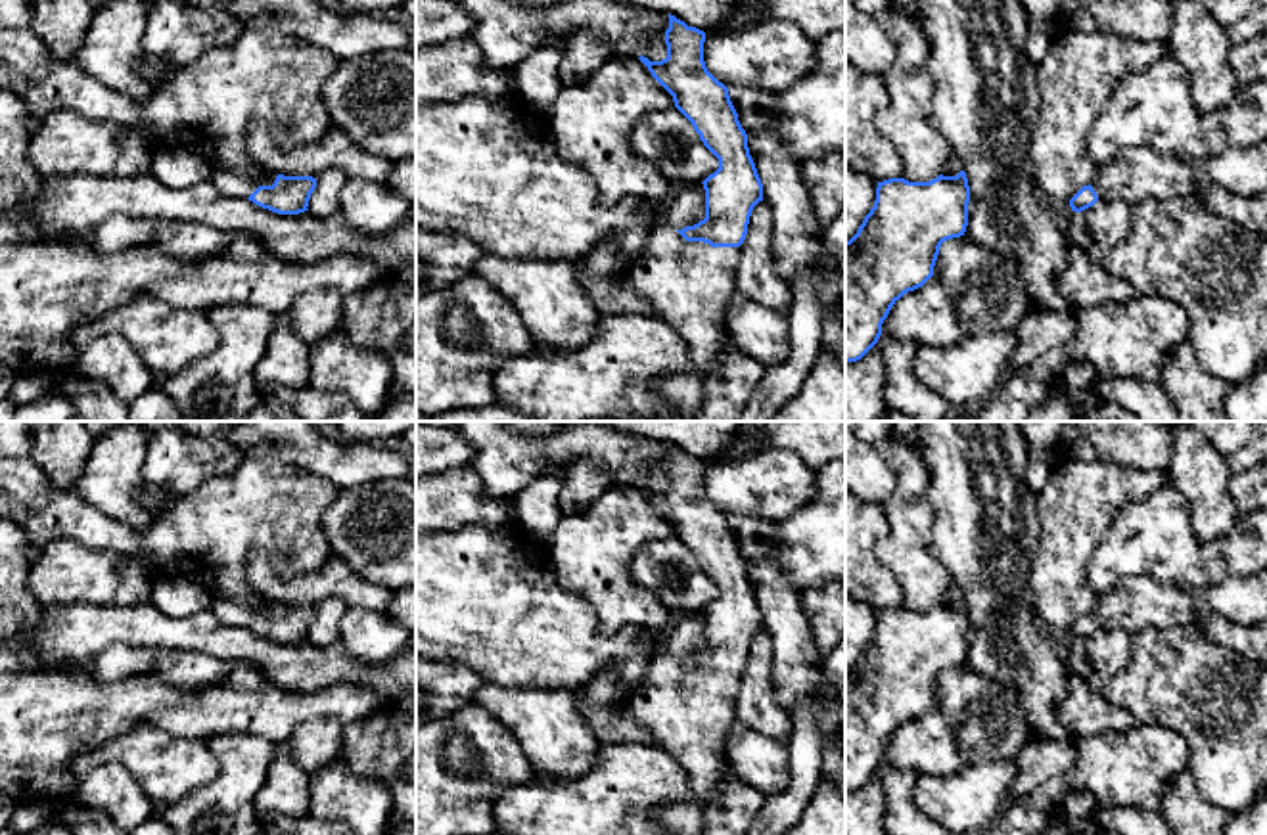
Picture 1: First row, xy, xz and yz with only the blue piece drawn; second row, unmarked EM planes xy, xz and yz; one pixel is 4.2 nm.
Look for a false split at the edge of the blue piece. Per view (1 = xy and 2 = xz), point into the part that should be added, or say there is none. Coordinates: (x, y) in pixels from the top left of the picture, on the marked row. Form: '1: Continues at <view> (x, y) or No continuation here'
1: Continues at xy (232, 184)
2: Continues at xz (689, 284)

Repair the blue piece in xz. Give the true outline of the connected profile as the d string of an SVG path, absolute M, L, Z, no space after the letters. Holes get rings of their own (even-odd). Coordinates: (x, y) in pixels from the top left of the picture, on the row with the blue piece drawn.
M669 13L667 57L661 61L638 57L673 96L675 107L692 123L703 146L719 159L719 169L702 182L705 218L682 230L665 224L652 228L644 253L625 276L656 316L679 331L690 360L686 372L661 375L654 381L654 391L661 400L654 421L696 421L707 377L728 341L726 305L736 293L740 245L746 239L753 207L763 201L763 184L749 155L748 134L738 121L728 88L705 67L703 42L703 31L688 27Z

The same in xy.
M215 169L211 182L228 197L249 199L278 214L309 211L309 199L316 188L316 178L312 176L268 174L257 180L228 169Z

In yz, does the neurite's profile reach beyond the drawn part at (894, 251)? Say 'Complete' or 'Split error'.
Complete

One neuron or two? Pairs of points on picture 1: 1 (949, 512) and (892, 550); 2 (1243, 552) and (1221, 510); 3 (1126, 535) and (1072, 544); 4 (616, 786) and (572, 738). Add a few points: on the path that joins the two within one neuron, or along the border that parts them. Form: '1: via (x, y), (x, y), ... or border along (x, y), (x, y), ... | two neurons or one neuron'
1: border along (930, 477), (930, 554), (944, 565) | two neurons
2: border along (1189, 514), (1202, 541), (1223, 541), (1243, 516) | two neurons
3: border along (1129, 502), (1093, 554), (1091, 583) | two neurons
4: border along (600, 745), (595, 763), (581, 774), (551, 778) | two neurons

